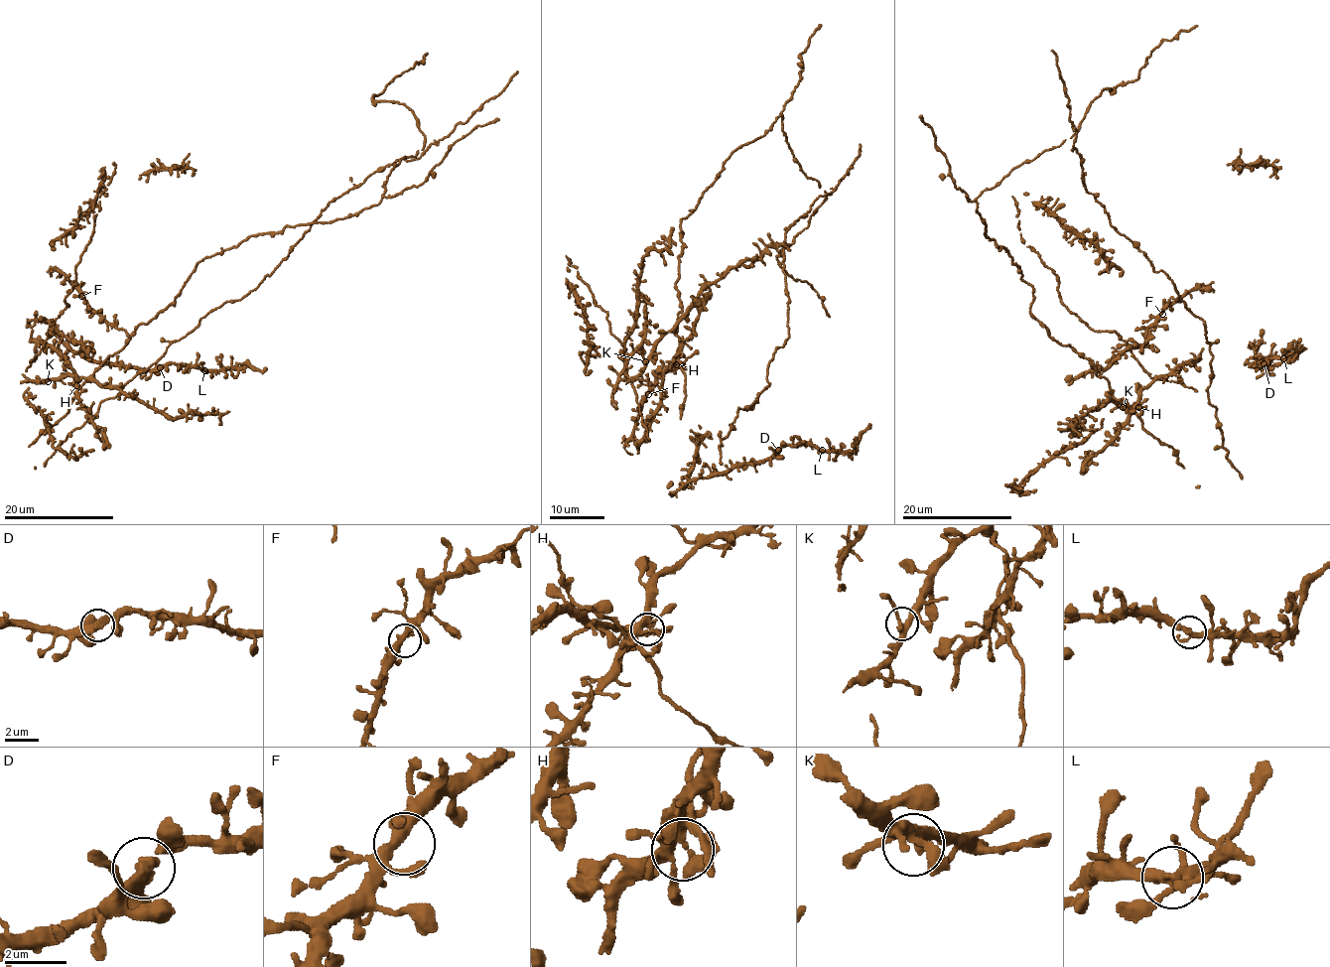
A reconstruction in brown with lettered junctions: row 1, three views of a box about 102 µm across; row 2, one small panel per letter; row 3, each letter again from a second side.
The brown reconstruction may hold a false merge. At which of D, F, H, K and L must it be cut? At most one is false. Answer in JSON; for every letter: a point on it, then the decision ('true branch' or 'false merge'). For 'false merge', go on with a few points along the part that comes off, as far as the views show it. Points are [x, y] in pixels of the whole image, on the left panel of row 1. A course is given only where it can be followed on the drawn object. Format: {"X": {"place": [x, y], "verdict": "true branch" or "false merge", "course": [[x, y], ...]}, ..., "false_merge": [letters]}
{"D": {"place": [160, 367], "verdict": "true branch"}, "F": {"place": [81, 296], "verdict": "true branch"}, "H": {"place": [76, 385], "verdict": "true branch"}, "K": {"place": [48, 381], "verdict": "true branch"}, "L": {"place": [204, 370], "verdict": "true branch"}, "false_merge": []}

